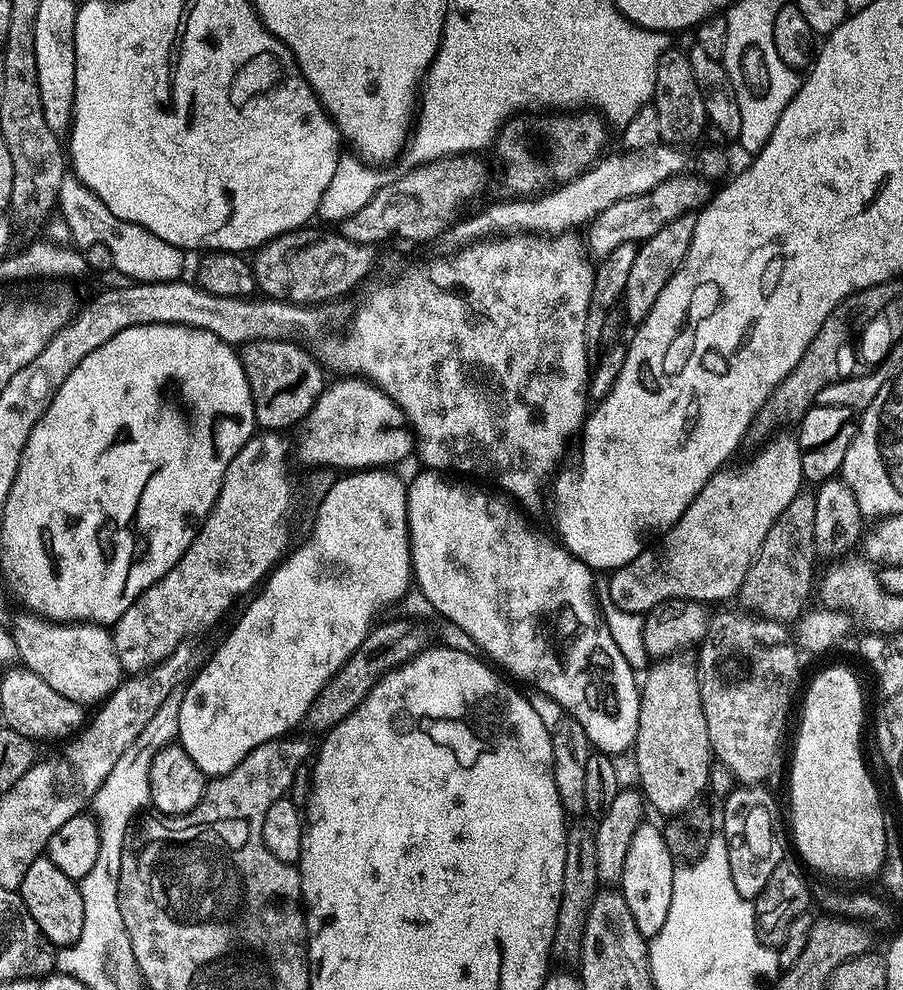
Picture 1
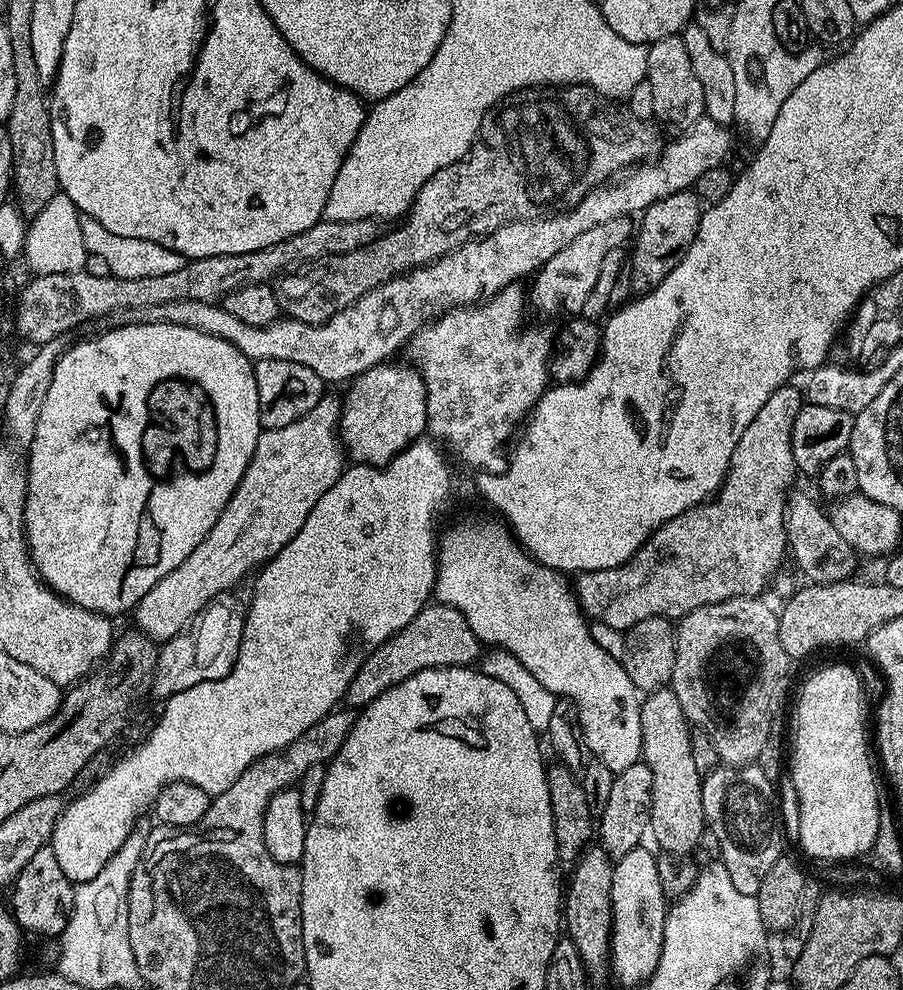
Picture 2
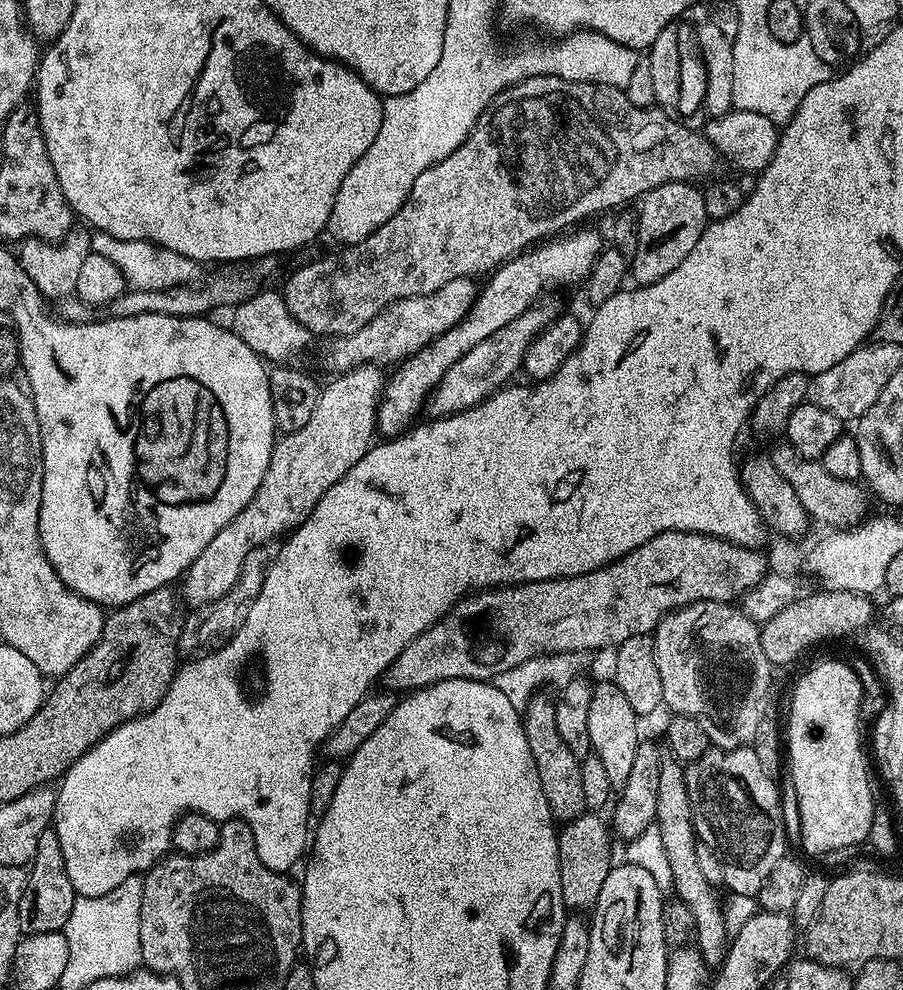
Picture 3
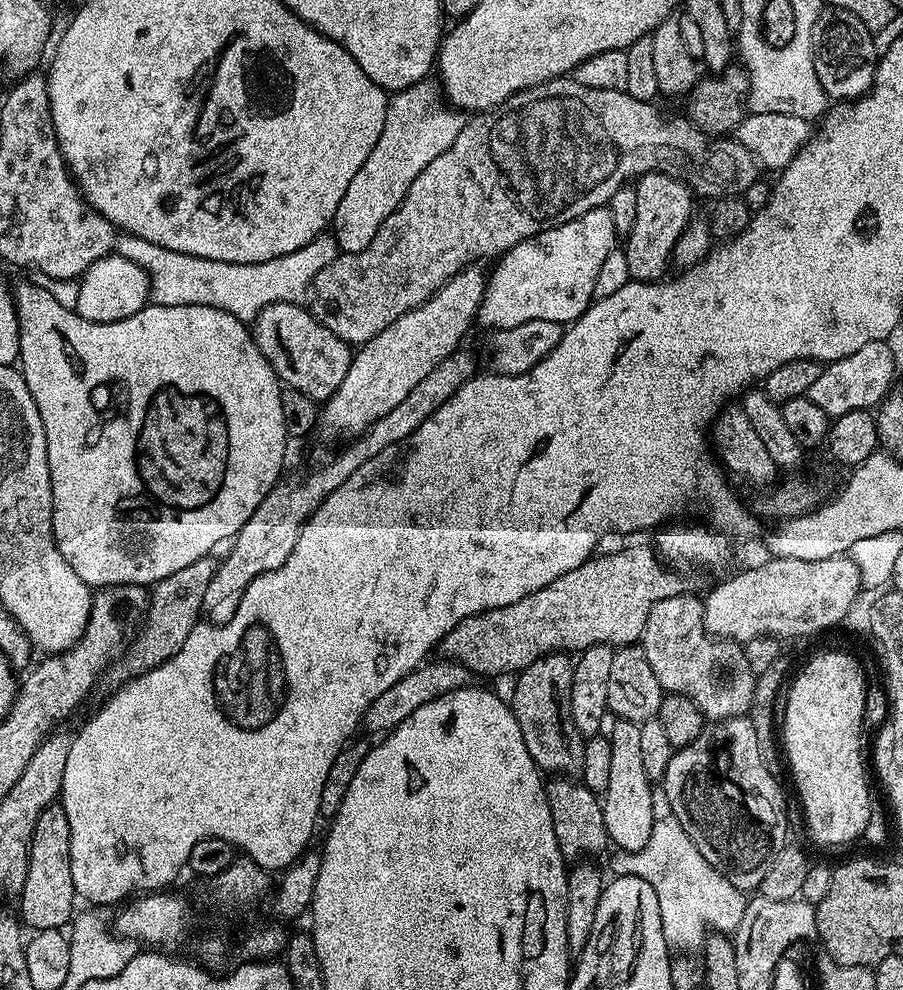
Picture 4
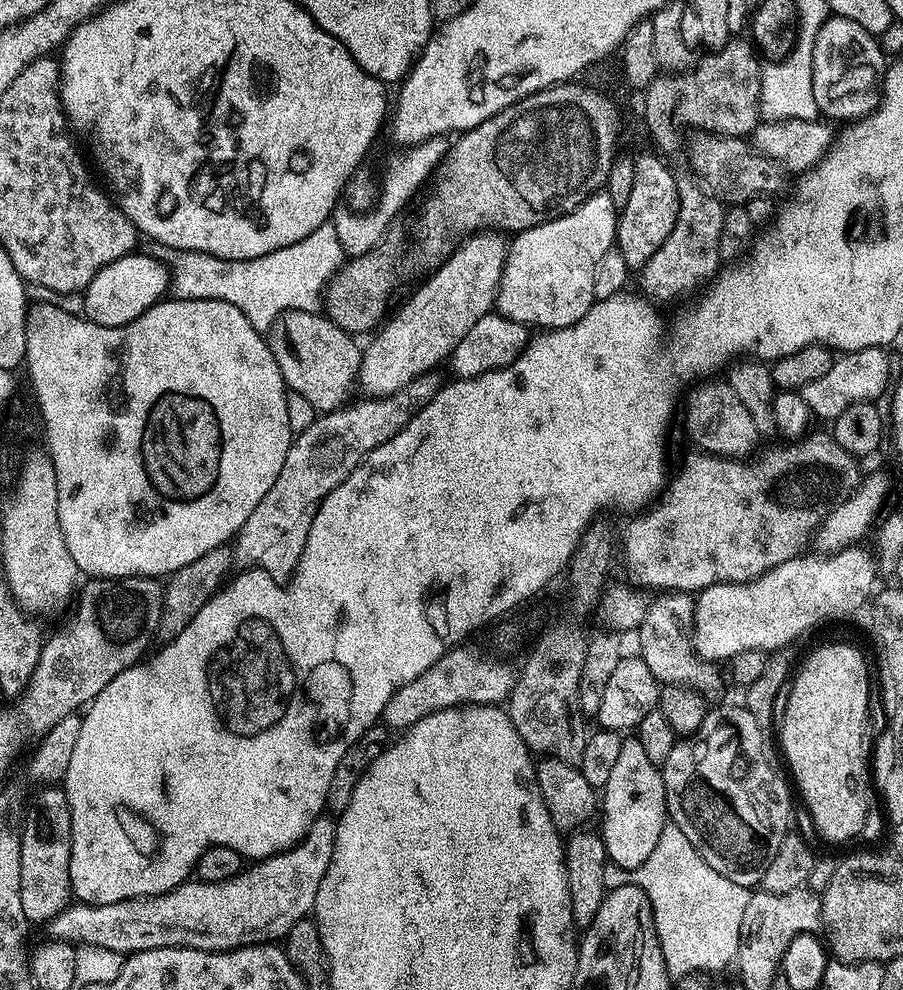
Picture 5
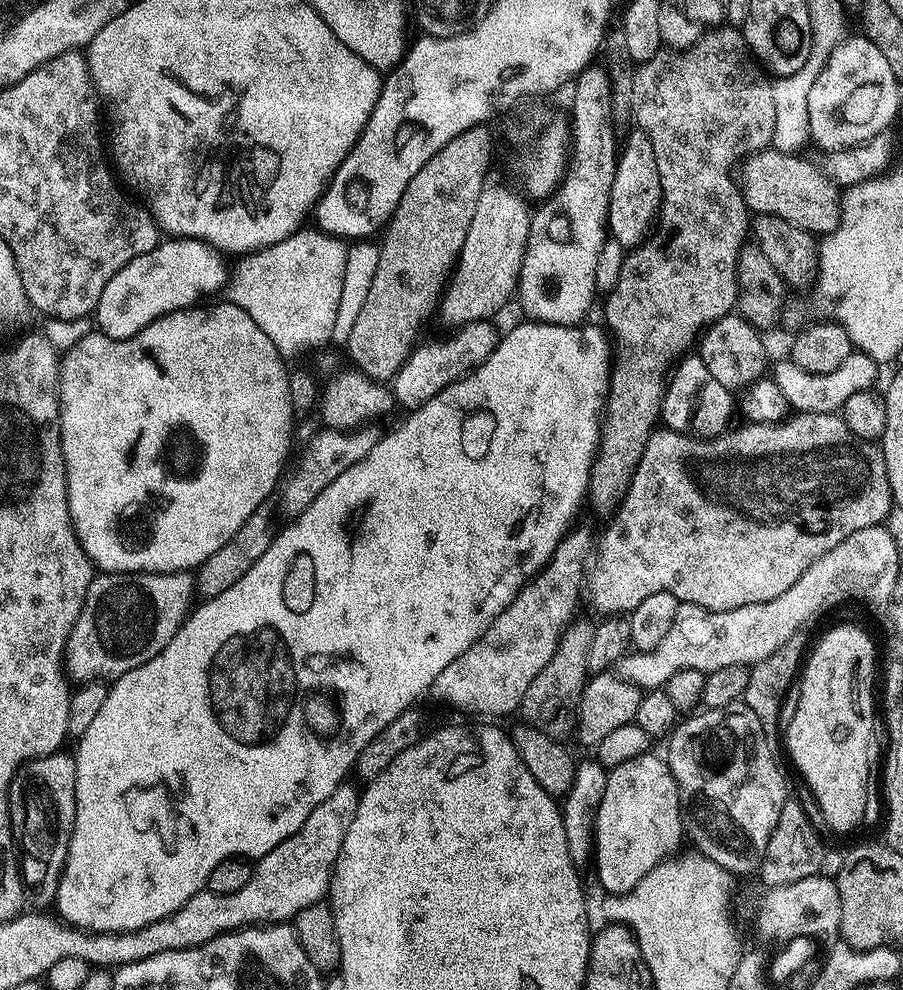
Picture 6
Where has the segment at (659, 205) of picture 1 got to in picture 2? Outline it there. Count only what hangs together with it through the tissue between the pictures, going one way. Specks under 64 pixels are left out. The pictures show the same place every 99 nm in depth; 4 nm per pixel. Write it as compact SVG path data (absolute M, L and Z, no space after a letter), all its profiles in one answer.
M631 216L622 218L610 218L610 222L602 222L599 226L594 226L591 230L570 242L550 262L546 262L540 267L540 271L535 273L531 281L530 304L536 308L541 308L544 312L552 312L555 308L565 308L568 314L583 313L586 306L586 298L590 298L590 290L598 282L598 274L602 274L602 266L606 258L613 255L624 243L627 245L634 236L634 220Z

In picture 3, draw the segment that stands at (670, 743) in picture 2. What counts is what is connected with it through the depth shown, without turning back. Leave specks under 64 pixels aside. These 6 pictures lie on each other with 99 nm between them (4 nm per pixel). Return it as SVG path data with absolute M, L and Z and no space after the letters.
M665 759L664 764L661 765L658 774L658 806L656 807L655 827L659 828L662 834L662 846L666 846L666 858L670 858L675 895L686 902L692 915L698 951L704 957L705 965L719 966L724 963L724 955L728 953L730 929L724 921L721 897L718 898L712 893L715 892L713 885L709 884L706 874L702 874L696 831L692 825L690 794L686 790L684 774L685 769L675 759Z

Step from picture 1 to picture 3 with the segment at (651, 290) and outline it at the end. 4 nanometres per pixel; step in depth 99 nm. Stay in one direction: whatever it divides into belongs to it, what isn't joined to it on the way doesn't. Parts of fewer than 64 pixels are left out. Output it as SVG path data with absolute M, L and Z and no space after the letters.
M683 180L651 188L639 201L638 213L638 252L630 265L630 276L643 286L666 278L670 270L678 270L678 262L694 250L694 242L702 238L710 221L703 191Z

